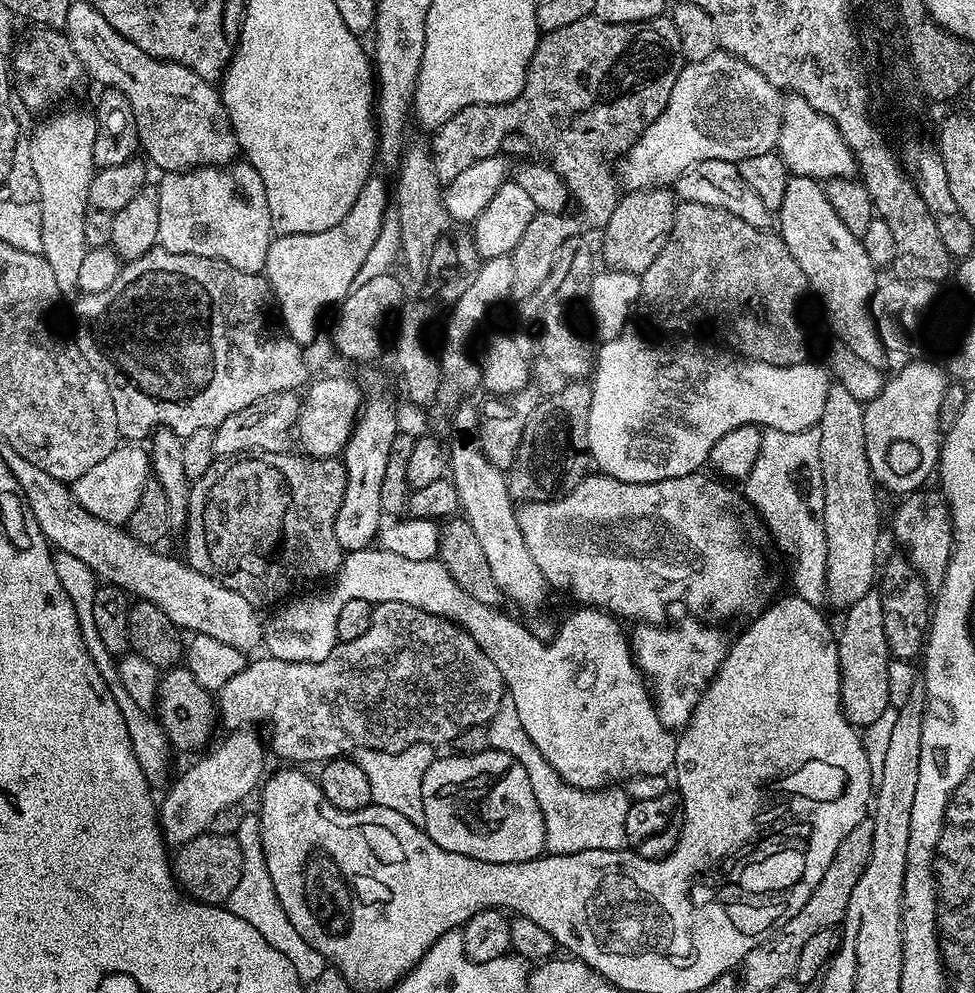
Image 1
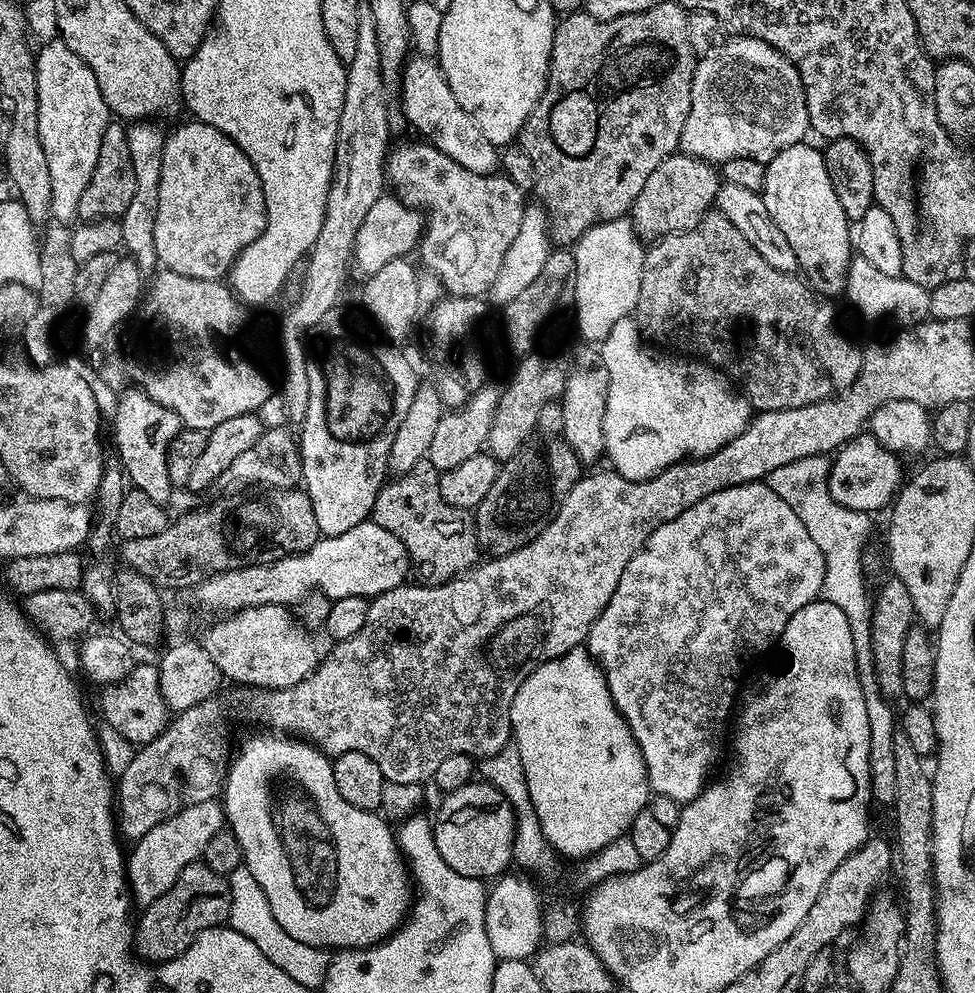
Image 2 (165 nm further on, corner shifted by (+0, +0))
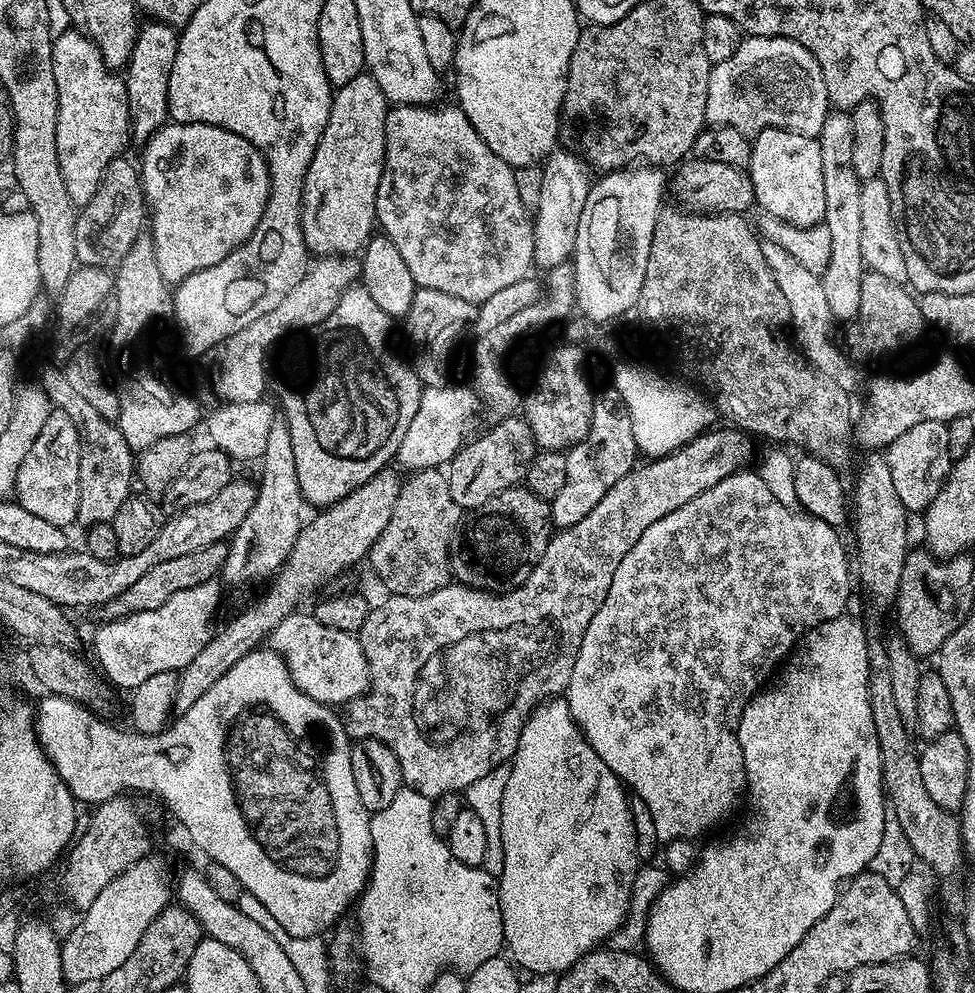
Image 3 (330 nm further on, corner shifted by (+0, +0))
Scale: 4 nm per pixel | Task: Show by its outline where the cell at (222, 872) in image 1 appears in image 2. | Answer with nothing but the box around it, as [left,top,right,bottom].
[134,862,232,962]

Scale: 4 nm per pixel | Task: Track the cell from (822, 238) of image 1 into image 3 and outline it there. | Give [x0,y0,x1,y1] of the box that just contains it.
[750,128,826,228]

